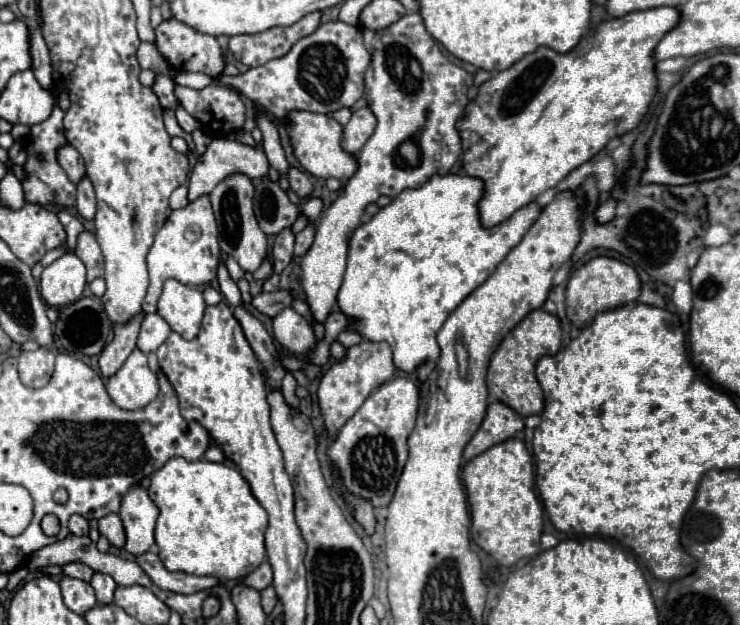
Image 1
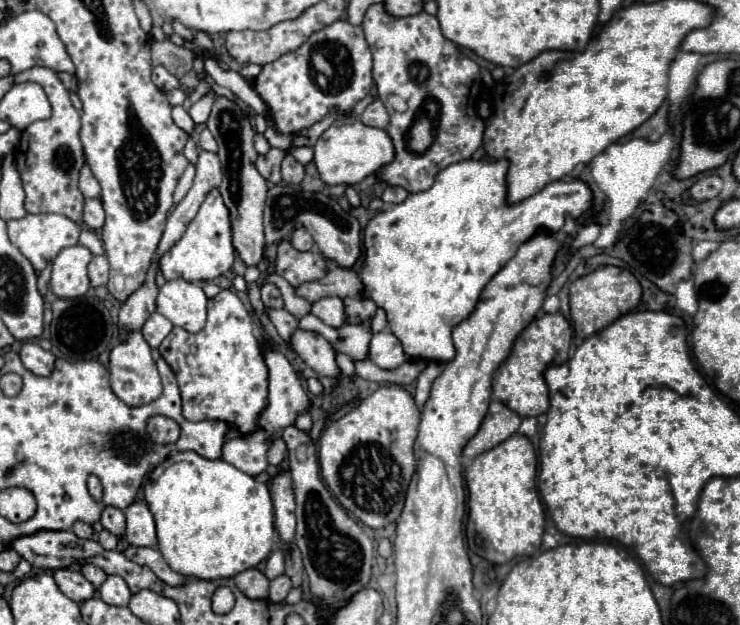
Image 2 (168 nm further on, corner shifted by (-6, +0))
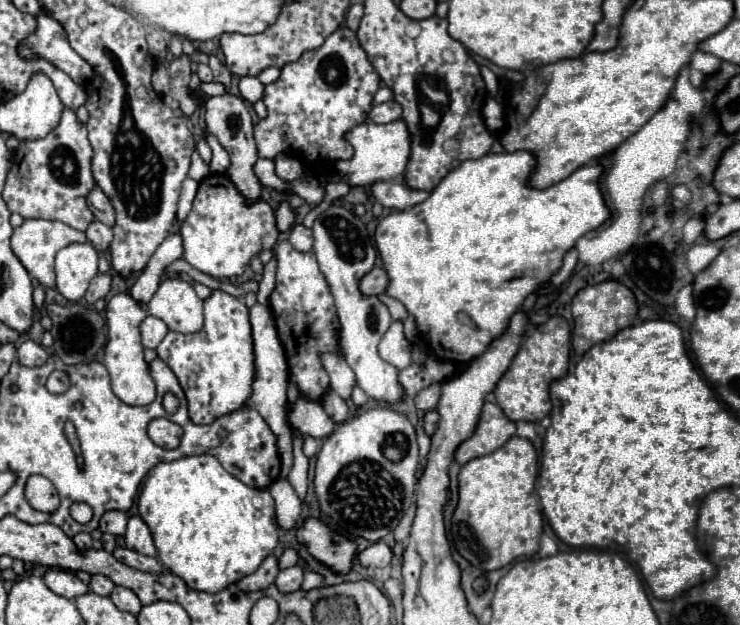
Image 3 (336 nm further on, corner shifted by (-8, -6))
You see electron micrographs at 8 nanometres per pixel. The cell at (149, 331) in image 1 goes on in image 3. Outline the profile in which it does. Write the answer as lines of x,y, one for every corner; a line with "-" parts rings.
146,316
140,324
140,334
142,334
142,346
144,348
156,348
162,342
162,336
166,336
168,328
162,320
154,316

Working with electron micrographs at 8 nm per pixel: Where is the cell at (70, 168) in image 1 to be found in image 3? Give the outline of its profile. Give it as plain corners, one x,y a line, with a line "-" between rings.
96,186
90,196
88,196
88,208
92,210
94,218
106,226
114,226
116,224
116,212
114,206
110,204
110,200
106,198
106,194

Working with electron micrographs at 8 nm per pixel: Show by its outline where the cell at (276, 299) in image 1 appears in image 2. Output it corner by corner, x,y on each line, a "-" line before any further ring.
330,262
330,270
324,278
314,280
314,282
304,282
296,288
296,294
306,298
312,304
326,296
346,298
348,294
356,294
356,298
360,298
360,292
362,292
362,282
358,274
348,268
344,270
334,262

